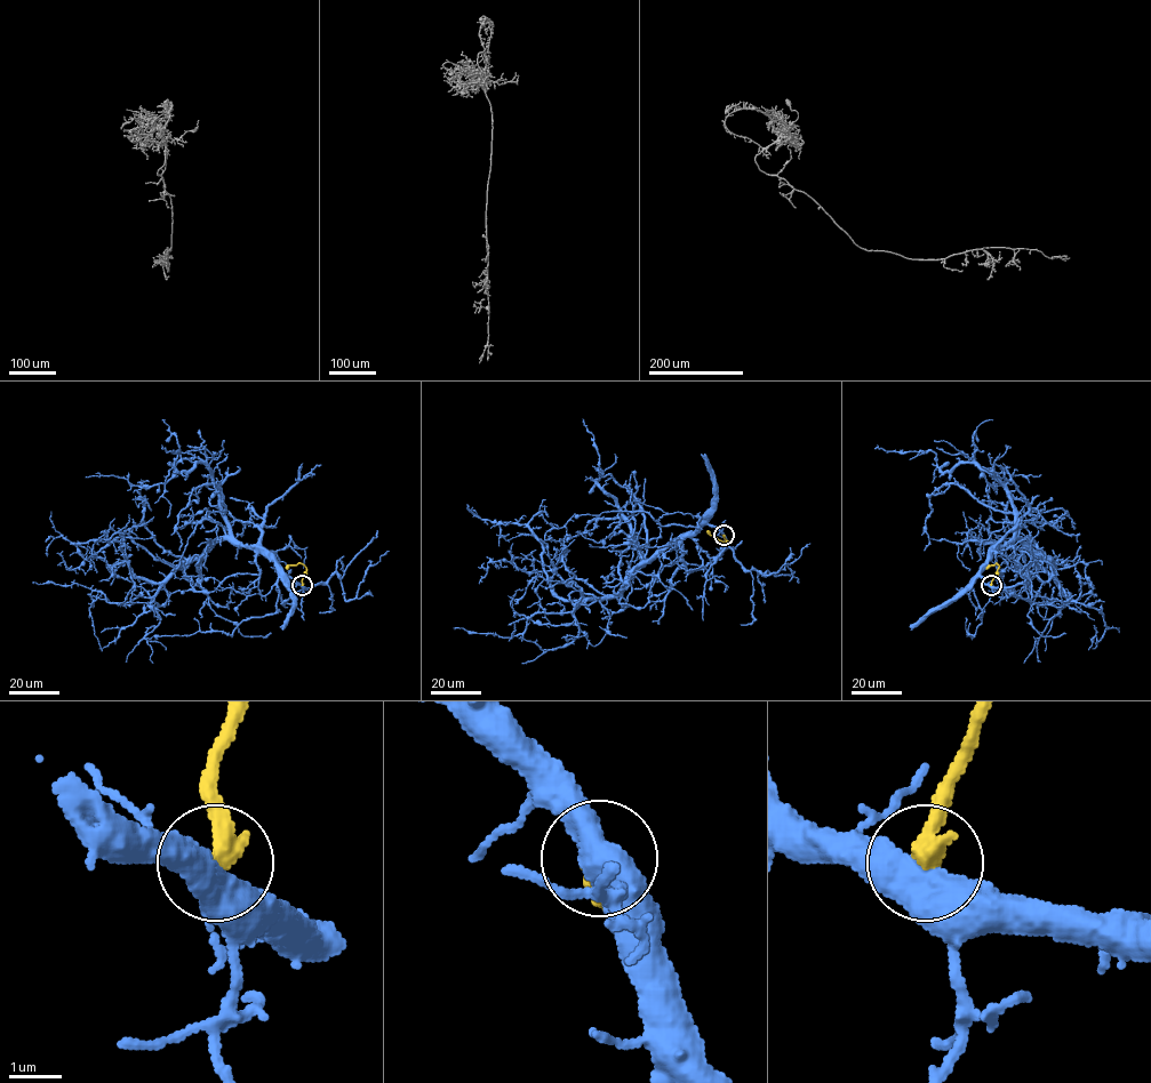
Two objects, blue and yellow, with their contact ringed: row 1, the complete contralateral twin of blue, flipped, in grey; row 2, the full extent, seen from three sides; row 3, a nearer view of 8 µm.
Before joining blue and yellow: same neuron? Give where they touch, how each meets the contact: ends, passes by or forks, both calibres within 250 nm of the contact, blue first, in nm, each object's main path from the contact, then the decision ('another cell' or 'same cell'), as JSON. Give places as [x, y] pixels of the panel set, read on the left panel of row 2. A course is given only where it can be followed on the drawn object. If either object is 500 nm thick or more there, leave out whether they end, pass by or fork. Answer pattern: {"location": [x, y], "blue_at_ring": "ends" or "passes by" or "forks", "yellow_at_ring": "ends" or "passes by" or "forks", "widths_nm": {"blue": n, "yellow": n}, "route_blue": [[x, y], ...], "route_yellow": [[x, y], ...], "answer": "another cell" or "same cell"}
{"location": [302, 585], "widths_nm": {"blue": 550, "yellow": 440}, "route_blue": [[302, 585], [262, 553], [226, 539], [150, 582], [133, 574], [120, 540], [70, 543], [55, 530], [52, 512]], "route_yellow": [[302, 585], [305, 566], [298, 563], [286, 569]], "answer": "another cell"}

